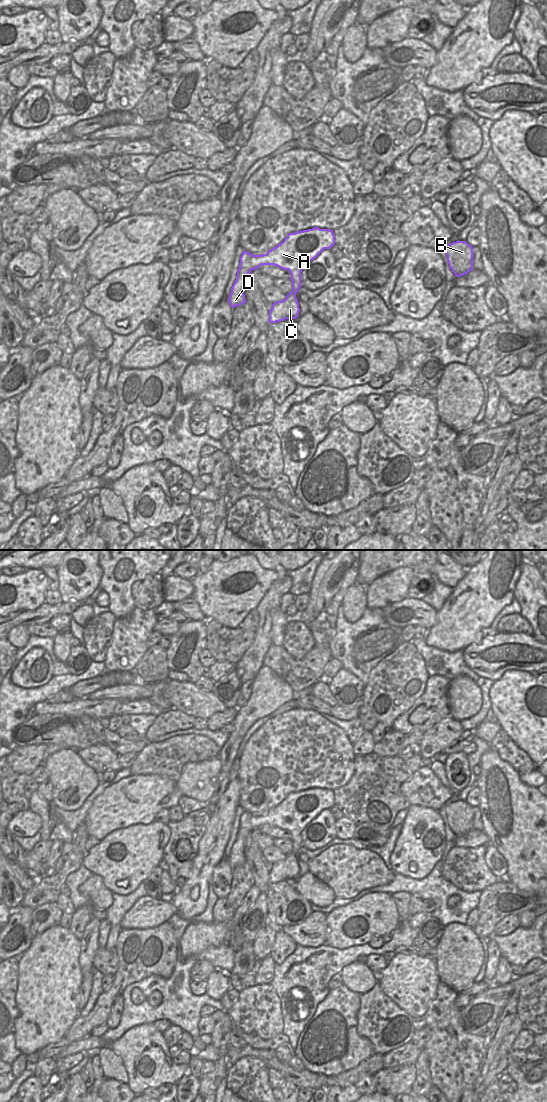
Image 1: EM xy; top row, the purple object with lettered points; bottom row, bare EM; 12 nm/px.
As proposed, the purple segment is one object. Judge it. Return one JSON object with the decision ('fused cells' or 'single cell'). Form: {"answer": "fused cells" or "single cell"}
{"answer": "single cell"}

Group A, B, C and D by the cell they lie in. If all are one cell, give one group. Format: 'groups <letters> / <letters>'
groups A B C D

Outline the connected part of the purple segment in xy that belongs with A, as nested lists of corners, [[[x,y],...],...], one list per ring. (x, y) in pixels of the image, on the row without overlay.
[[[314,787],[289,793],[283,802],[266,814],[252,815],[247,811],[243,811],[236,840],[228,858],[230,866],[234,868],[246,863],[244,842],[252,830],[259,829],[261,825],[274,825],[290,832],[292,851],[287,854],[284,860],[272,864],[269,871],[269,883],[276,883],[285,879],[296,879],[300,871],[296,853],[302,846],[302,830],[324,809],[330,809],[334,804],[335,795],[333,790]]]

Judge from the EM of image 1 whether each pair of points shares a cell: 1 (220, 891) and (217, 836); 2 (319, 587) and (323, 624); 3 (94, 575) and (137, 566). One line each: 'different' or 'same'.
1: different
2: same
3: different

